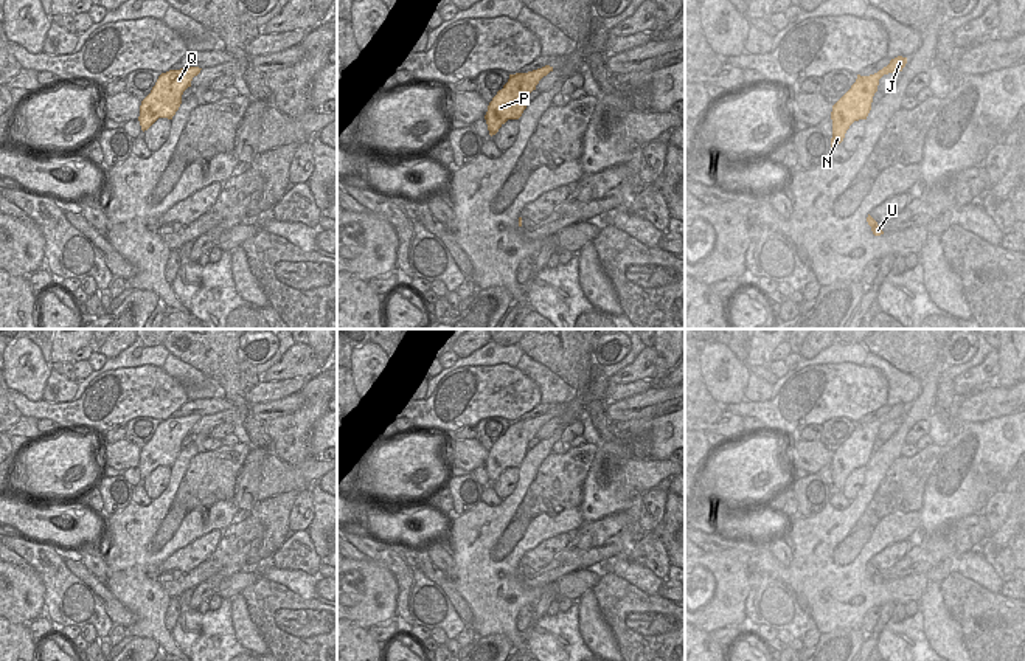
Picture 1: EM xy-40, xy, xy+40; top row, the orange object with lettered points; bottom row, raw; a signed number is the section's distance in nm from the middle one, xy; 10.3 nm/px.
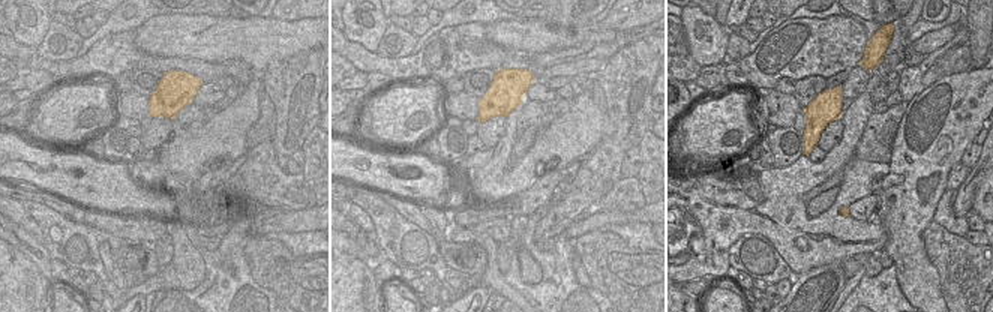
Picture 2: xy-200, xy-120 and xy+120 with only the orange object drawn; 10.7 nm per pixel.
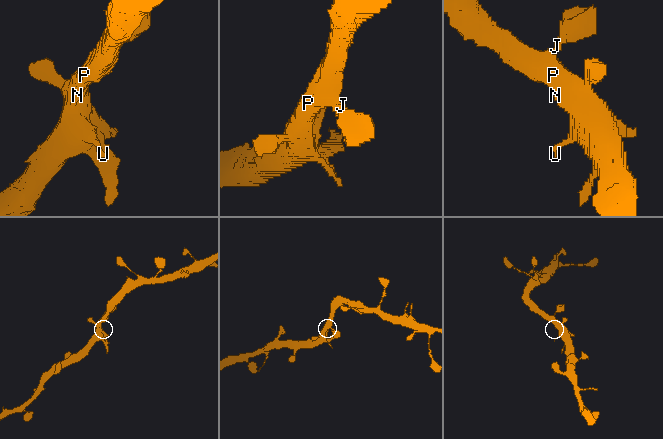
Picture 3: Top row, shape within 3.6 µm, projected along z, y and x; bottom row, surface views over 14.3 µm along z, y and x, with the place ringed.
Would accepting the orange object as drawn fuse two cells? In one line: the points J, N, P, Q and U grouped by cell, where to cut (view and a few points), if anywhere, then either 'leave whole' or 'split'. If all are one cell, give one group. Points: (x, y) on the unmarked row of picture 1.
groups J N P Q U; cut none; leave whole

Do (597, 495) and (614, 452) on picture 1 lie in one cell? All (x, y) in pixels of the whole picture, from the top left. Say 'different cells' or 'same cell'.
same cell

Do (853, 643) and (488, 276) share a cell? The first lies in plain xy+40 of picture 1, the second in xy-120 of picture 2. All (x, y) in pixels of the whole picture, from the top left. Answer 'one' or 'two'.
two

